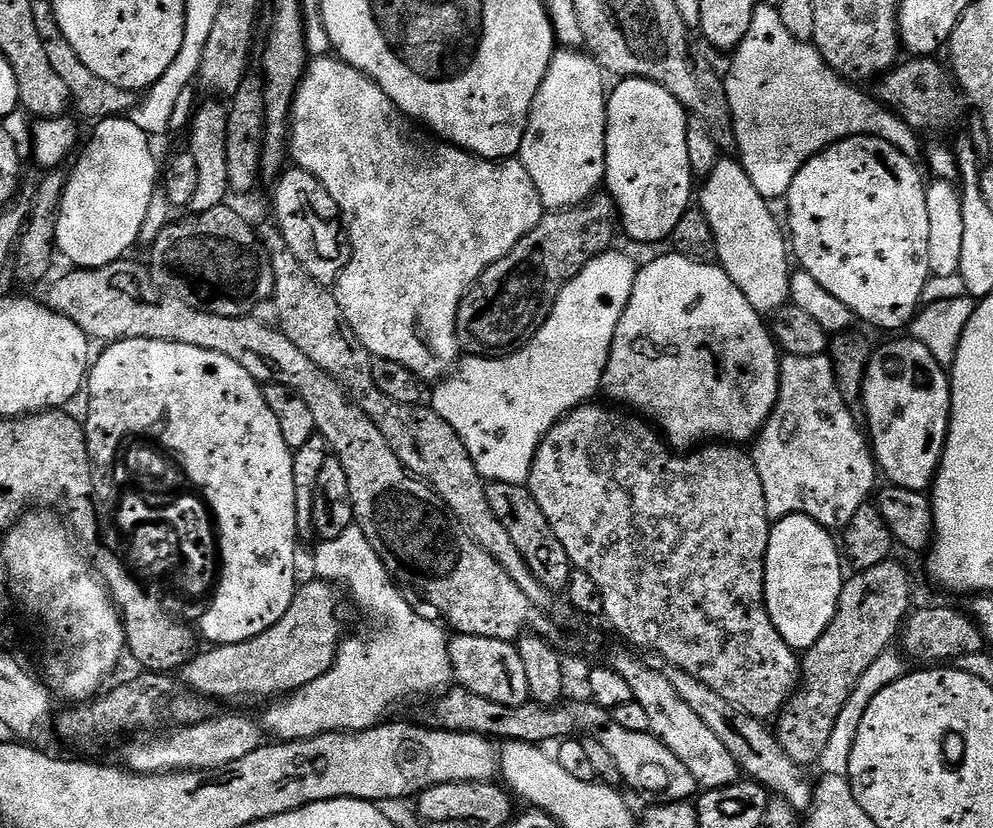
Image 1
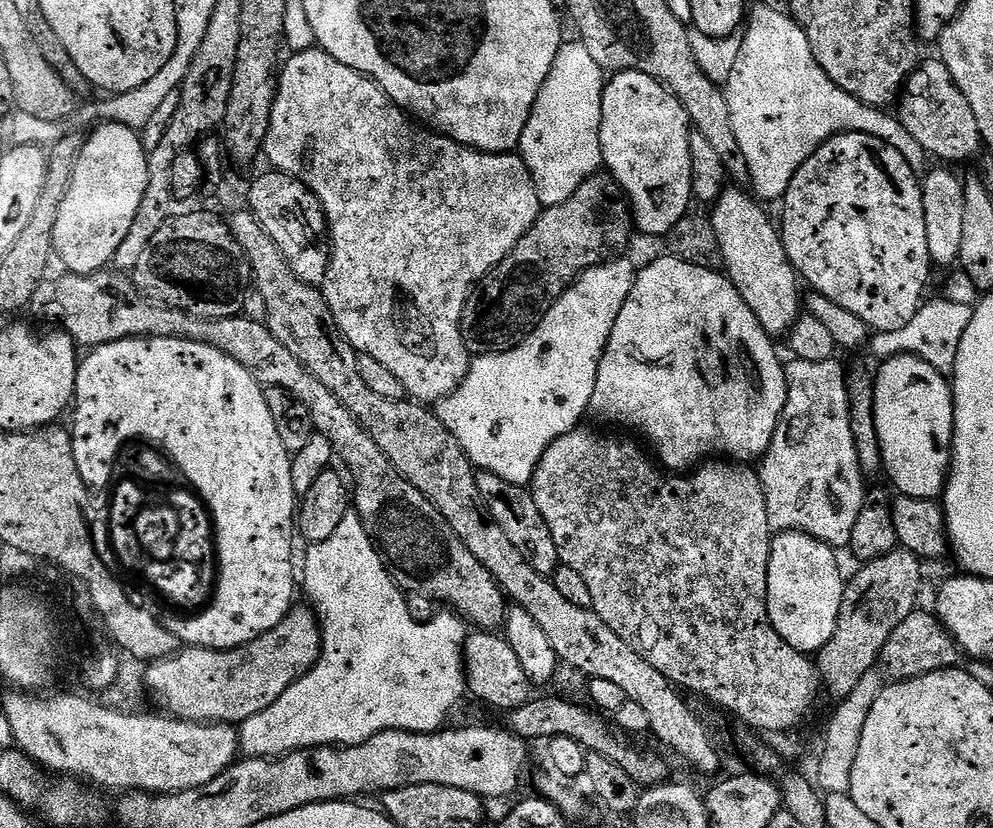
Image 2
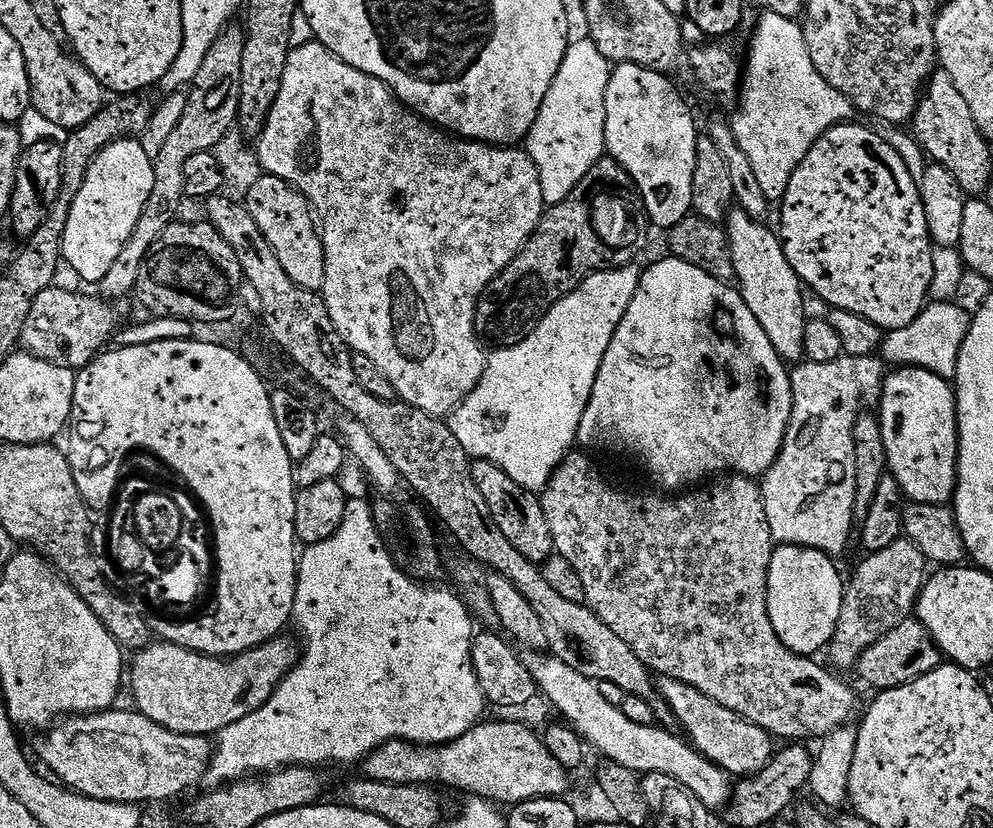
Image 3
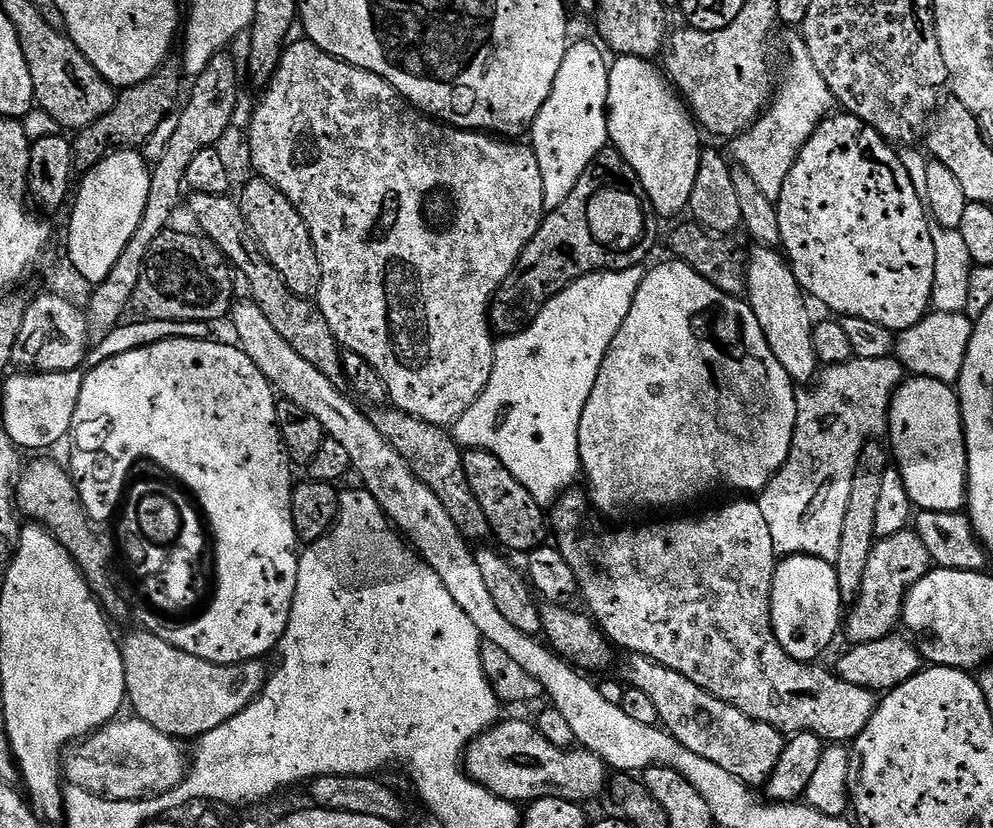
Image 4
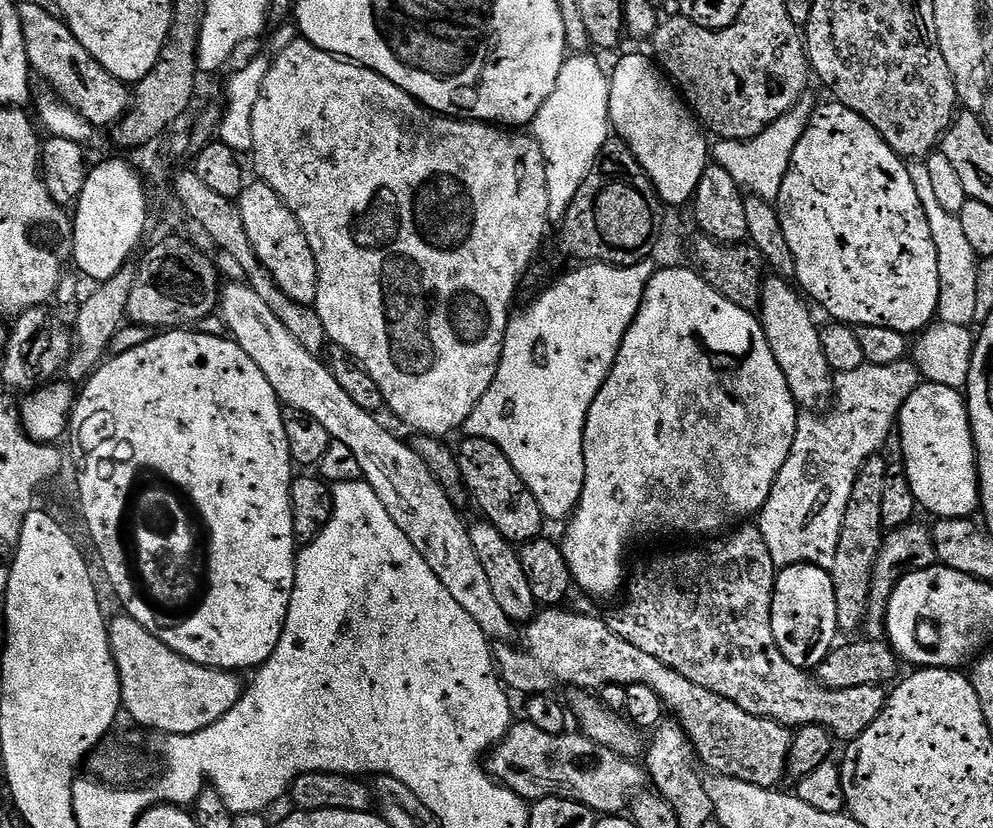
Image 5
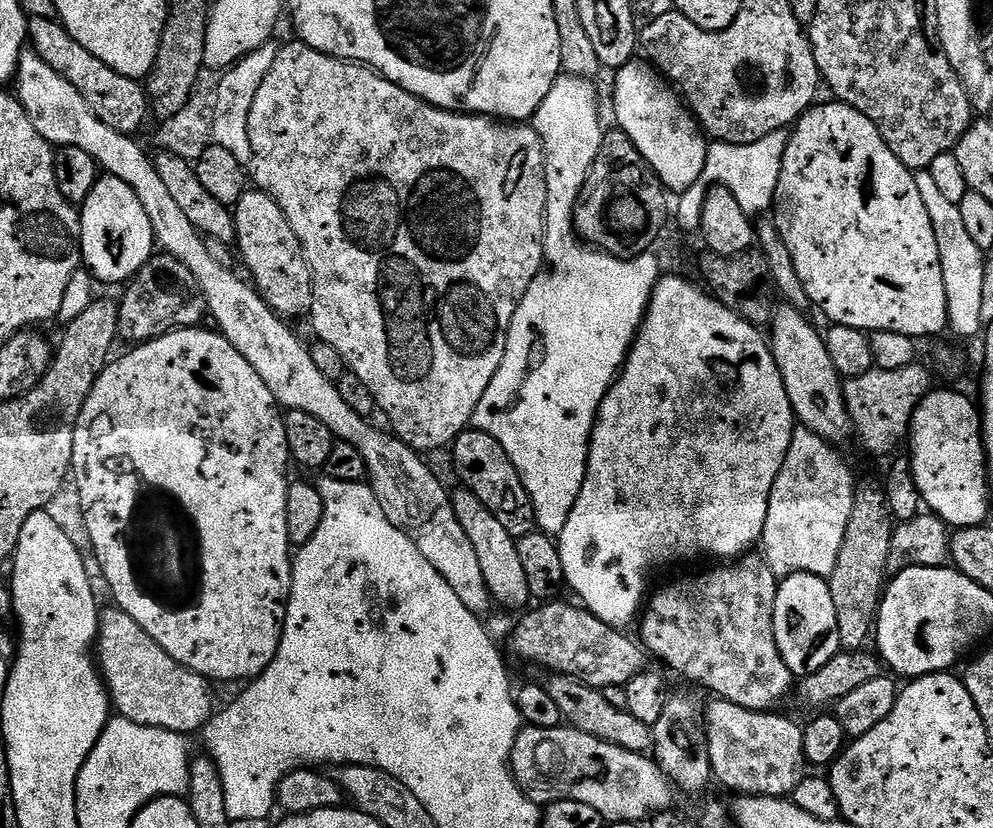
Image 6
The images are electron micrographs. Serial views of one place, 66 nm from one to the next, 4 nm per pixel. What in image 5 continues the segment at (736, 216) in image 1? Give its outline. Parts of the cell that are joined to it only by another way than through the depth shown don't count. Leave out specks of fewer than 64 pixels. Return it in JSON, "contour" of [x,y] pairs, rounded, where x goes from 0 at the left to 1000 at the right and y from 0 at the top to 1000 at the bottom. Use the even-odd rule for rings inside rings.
{"contour":[[[777,331],[769,341],[763,385],[783,442],[788,442],[788,452],[792,452],[796,476],[803,489],[809,496],[830,500],[839,492],[842,461],[836,437],[832,435],[832,423],[828,420],[826,396],[813,366],[815,364],[791,335]]]}

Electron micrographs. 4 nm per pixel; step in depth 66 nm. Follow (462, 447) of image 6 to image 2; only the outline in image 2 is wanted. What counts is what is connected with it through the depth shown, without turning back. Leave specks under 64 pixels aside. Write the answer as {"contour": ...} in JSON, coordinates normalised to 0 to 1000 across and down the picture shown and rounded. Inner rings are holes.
{"contour":[[[480,569],[479,586],[502,635],[510,640],[514,655],[528,667],[528,671],[542,688],[542,693],[555,697],[565,685],[562,659],[558,659],[558,645],[554,645],[554,635],[550,635],[550,626],[546,626],[546,616],[542,616],[542,606],[538,606],[535,593],[527,585],[510,582],[510,577],[502,577],[502,572]]]}

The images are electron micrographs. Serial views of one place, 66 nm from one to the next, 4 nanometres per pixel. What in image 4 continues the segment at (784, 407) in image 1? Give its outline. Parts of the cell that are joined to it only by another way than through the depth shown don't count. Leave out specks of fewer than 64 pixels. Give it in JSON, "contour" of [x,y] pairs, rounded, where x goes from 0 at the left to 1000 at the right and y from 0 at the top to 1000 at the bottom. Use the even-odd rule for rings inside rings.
{"contour":[[[893,430],[892,432],[872,432],[871,435],[859,432],[853,435],[851,440],[833,441],[833,443],[825,450],[821,463],[813,471],[810,471],[815,471],[815,473],[807,472],[805,477],[803,477],[802,489],[804,490],[804,505],[802,506],[802,518],[800,519],[800,529],[796,539],[796,548],[792,553],[790,562],[782,568],[781,576],[773,583],[772,589],[764,595],[763,599],[763,607],[767,616],[767,622],[771,624],[771,630],[775,630],[775,650],[779,650],[779,664],[787,673],[819,671],[820,674],[828,674],[835,679],[841,679],[844,674],[844,659],[848,659],[848,630],[852,630],[852,616],[856,611],[856,582],[860,582],[860,568],[864,563],[864,551],[875,529],[886,529],[886,527],[889,528],[891,523],[893,523],[894,496],[898,489],[898,477],[900,477],[903,469],[910,463],[911,458],[912,448],[909,441],[898,430]]]}

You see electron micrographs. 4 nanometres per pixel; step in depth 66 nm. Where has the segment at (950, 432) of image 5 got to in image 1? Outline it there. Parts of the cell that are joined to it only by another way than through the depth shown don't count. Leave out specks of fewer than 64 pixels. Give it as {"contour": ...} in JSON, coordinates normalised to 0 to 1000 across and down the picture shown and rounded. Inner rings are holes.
{"contour":[[[919,408],[898,411],[887,420],[885,417],[878,426],[870,458],[870,501],[878,548],[889,579],[891,575],[894,579],[891,581],[903,589],[934,595],[947,566],[955,528],[955,507],[959,504],[959,466],[953,444],[942,435],[941,428],[928,413]]]}

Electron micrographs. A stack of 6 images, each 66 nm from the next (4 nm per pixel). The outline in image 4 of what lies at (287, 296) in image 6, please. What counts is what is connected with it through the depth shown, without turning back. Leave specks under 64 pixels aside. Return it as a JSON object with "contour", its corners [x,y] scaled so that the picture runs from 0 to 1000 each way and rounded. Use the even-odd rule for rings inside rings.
{"contour":[[[265,215],[251,216],[241,228],[240,245],[255,285],[266,303],[266,310],[284,331],[288,345],[296,350],[296,355],[316,360],[324,341],[324,321],[320,321],[320,307],[316,302],[316,292],[310,281],[304,258],[284,234]]]}

